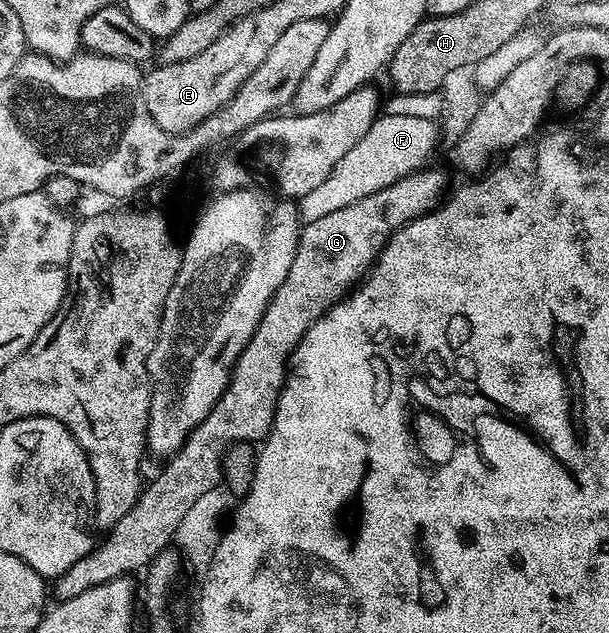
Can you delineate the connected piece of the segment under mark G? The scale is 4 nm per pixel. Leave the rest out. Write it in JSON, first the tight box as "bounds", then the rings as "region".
{"bounds":[52,167,446,600],"region":[[[427,167],[425,170],[410,172],[399,181],[392,182],[392,186],[381,188],[375,192],[369,192],[360,202],[352,202],[352,206],[344,206],[340,210],[332,210],[332,214],[324,214],[324,218],[316,218],[316,222],[305,225],[298,234],[298,249],[292,258],[292,266],[288,270],[288,278],[280,282],[276,294],[268,302],[248,346],[240,354],[240,358],[230,369],[230,380],[226,384],[224,394],[212,406],[208,418],[200,422],[188,434],[186,443],[181,450],[174,453],[165,461],[162,473],[154,481],[143,487],[136,506],[120,518],[113,528],[105,533],[106,541],[95,543],[94,548],[80,562],[68,566],[64,574],[57,577],[52,584],[52,592],[58,600],[68,598],[80,598],[84,590],[92,590],[92,586],[100,586],[109,580],[115,580],[117,576],[130,576],[134,572],[141,573],[165,548],[171,547],[172,541],[177,534],[177,527],[187,516],[188,510],[208,490],[219,487],[222,484],[222,459],[228,450],[238,440],[247,442],[261,442],[265,440],[274,421],[274,411],[278,405],[278,399],[282,393],[282,387],[286,381],[286,373],[290,362],[290,355],[296,350],[296,346],[302,341],[302,335],[321,318],[324,313],[343,299],[370,271],[378,254],[381,252],[386,241],[393,232],[398,231],[418,216],[423,216],[435,207],[443,199],[446,188],[446,176],[436,169]]]}

